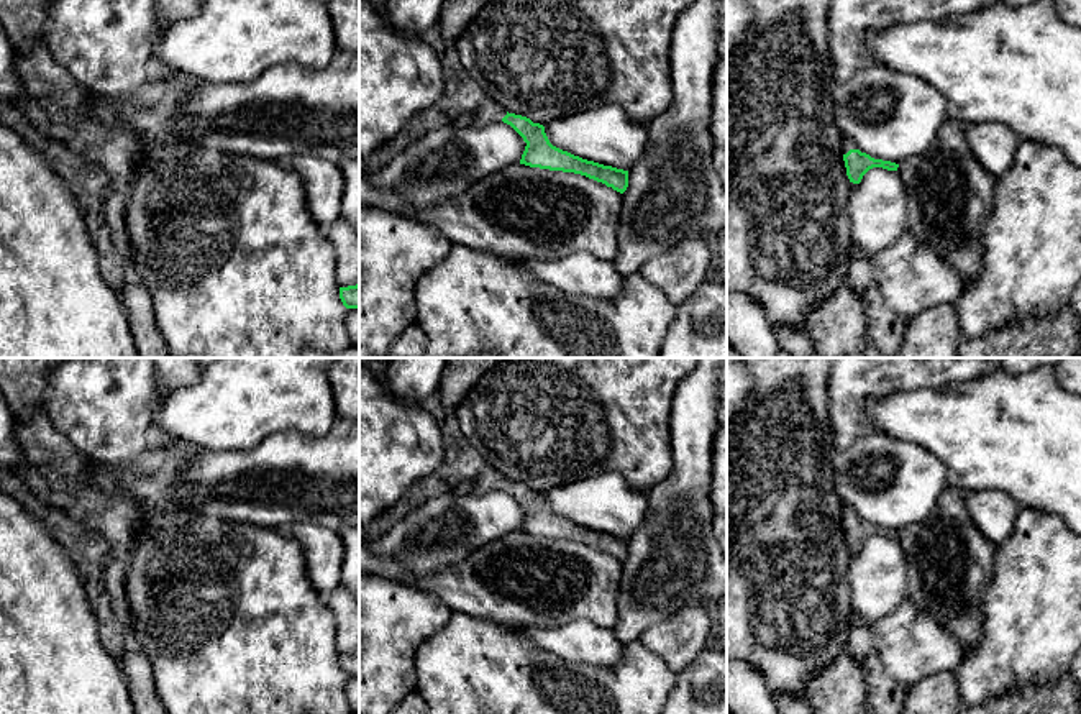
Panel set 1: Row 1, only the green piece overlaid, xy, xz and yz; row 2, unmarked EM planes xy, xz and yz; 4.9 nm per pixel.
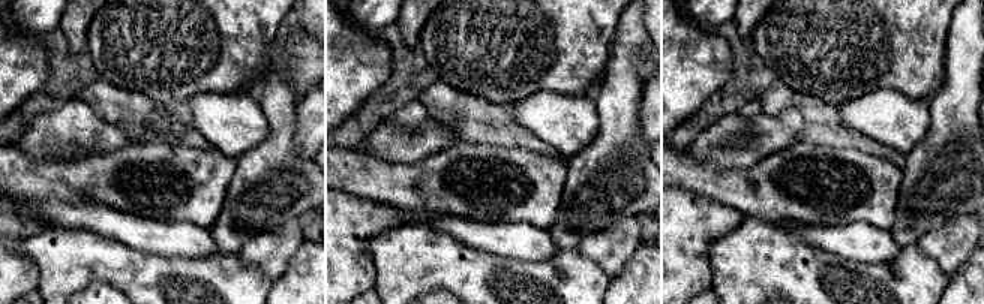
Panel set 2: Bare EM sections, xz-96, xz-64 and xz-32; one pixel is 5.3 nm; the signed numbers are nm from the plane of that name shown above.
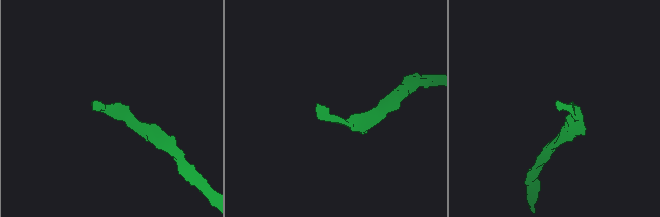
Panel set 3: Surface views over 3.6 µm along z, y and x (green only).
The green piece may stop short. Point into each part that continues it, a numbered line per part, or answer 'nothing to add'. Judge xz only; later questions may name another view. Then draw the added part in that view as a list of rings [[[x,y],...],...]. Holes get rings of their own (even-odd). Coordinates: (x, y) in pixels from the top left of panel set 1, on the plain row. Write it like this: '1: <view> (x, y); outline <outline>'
1: xz (488, 480); outline [[[482,469],[469,484],[469,492],[486,494],[489,491],[500,491],[507,483],[504,476],[499,476],[494,469]]]

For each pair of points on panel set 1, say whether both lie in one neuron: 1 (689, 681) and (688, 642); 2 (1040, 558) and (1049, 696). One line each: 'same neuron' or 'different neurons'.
1: different neurons
2: different neurons

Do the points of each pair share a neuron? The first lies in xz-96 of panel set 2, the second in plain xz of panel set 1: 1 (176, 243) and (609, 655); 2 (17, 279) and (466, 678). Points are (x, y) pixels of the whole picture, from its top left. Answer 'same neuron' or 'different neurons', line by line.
1: same neuron
2: different neurons

